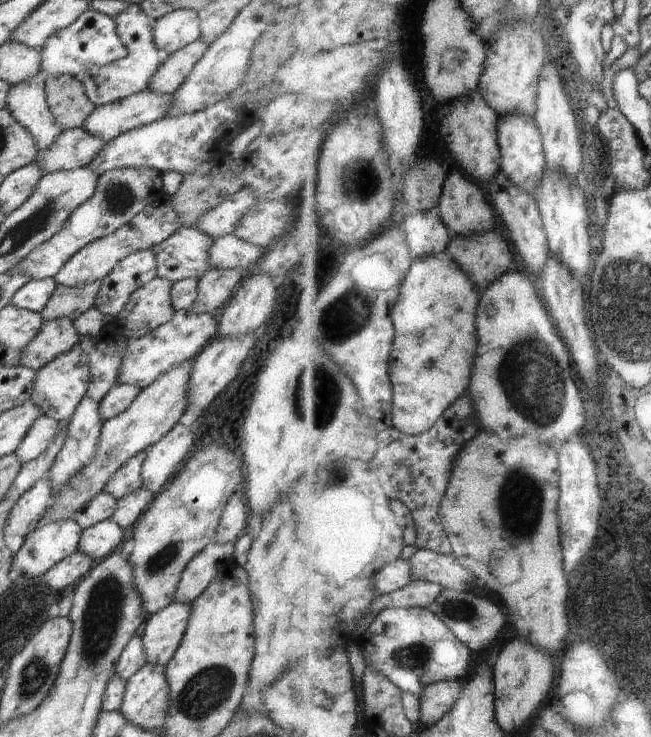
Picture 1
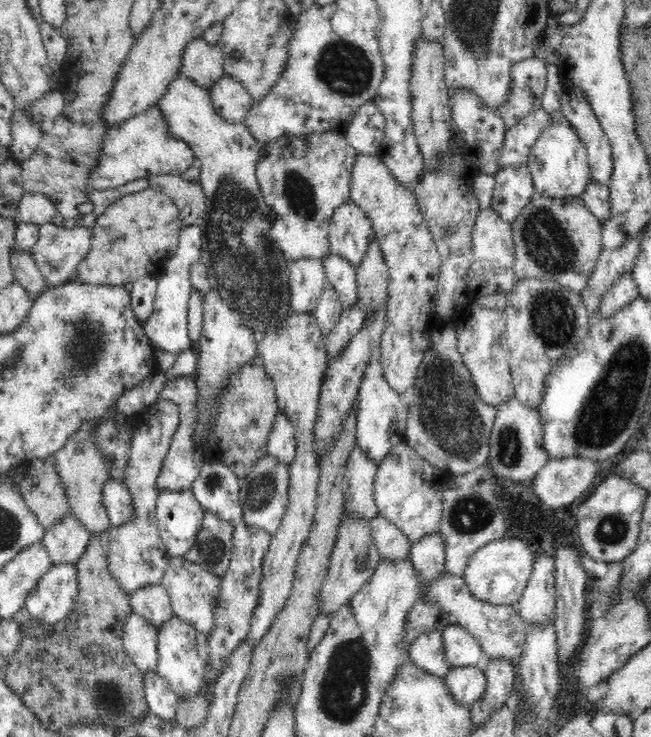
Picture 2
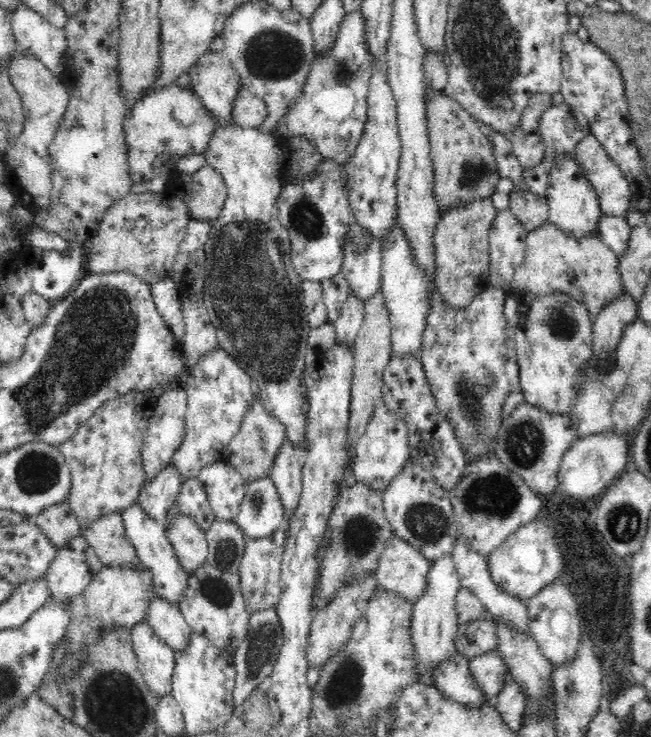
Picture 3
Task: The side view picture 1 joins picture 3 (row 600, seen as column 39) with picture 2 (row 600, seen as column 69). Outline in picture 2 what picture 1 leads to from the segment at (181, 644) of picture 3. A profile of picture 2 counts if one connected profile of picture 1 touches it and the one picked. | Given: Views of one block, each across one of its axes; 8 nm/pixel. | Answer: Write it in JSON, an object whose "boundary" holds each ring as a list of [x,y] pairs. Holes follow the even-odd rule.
{"boundary":[[[161,584],[138,588],[129,595],[129,601],[134,613],[143,616],[156,627],[162,626],[174,615],[169,594]]]}

